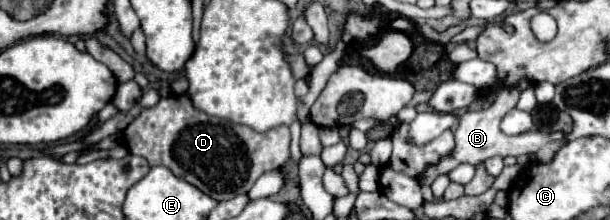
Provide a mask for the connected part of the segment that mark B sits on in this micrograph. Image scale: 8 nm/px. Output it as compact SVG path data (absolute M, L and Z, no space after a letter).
M511 87L511 89L501 89L501 93L495 97L493 105L481 111L467 111L459 117L457 129L455 129L455 149L453 155L445 155L445 159L441 159L441 163L435 163L433 167L425 167L425 171L419 175L419 183L421 185L431 185L439 175L447 175L449 171L453 171L455 167L459 167L461 163L469 163L473 167L485 163L489 157L507 157L507 155L535 155L539 161L551 161L553 153L565 143L565 135L561 131L541 131L530 130L519 135L505 135L499 129L499 121L501 117L511 111L515 107L519 99L519 89Z

